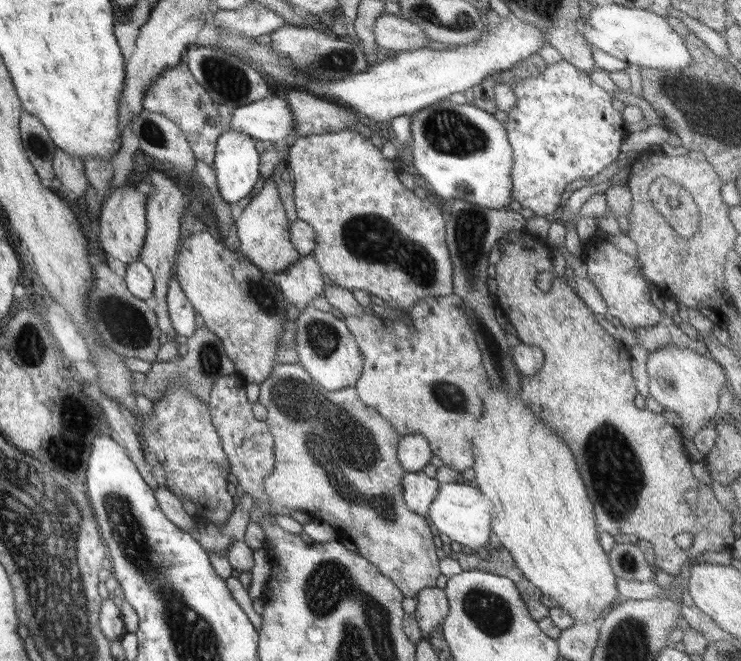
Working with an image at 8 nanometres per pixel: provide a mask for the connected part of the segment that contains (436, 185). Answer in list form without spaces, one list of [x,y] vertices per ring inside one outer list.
[[[443,99],[410,116],[413,166],[441,198],[457,198],[488,209],[507,207],[513,154],[505,126],[485,110]]]

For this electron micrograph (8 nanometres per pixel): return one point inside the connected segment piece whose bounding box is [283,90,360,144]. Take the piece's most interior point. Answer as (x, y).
(312, 115)

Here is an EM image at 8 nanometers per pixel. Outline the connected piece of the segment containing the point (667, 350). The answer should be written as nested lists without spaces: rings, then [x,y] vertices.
[[[666,345],[659,350],[649,352],[646,361],[647,377],[649,377],[649,393],[663,410],[671,410],[682,419],[683,427],[680,435],[683,440],[693,440],[694,434],[707,425],[708,418],[718,413],[717,388],[703,388],[705,368],[703,360],[695,351]]]

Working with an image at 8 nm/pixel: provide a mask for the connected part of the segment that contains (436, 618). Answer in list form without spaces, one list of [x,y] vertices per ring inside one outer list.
[[[425,588],[417,595],[413,617],[424,640],[429,640],[431,631],[441,627],[448,611],[446,595],[439,588]]]

